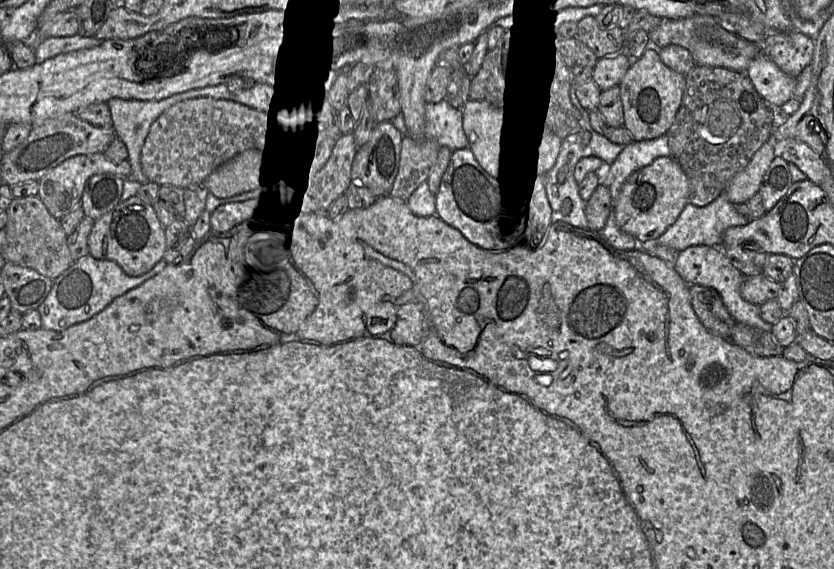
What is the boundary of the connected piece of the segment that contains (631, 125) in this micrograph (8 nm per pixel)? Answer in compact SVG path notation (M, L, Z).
M646 50L641 58L630 65L618 87L624 116L622 127L630 133L633 142L652 140L667 134L681 105L685 86L686 77L665 66L660 60L658 50Z

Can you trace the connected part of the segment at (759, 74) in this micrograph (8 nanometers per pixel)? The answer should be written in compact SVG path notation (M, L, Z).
M764 52L750 62L745 74L758 94L772 106L781 107L794 95L796 78L782 71Z

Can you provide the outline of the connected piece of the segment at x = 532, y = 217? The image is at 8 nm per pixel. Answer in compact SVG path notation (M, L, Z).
M469 148L452 152L435 195L435 205L437 216L483 249L517 244L525 253L531 253L541 244L551 226L552 209L540 194L538 182L493 178L480 166Z

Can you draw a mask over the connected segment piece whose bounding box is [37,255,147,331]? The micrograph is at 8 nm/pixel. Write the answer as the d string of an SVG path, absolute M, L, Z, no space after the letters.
M86 255L53 279L49 294L37 308L42 322L41 328L64 331L75 324L87 321L104 310L115 298L145 281L147 281L147 273L140 277L131 277L113 261L99 260Z

